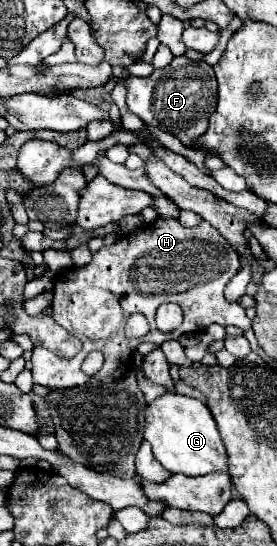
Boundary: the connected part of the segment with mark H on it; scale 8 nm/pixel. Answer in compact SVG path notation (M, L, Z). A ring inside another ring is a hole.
M157 218L153 224L141 228L141 232L131 234L127 238L121 238L119 242L111 244L109 248L101 248L97 254L93 254L93 260L89 266L83 268L71 268L69 272L65 272L63 276L57 278L55 288L53 288L53 320L57 324L61 324L65 330L69 330L73 336L77 336L83 342L81 352L71 358L71 360L59 360L59 356L55 356L53 352L35 346L33 348L33 382L53 388L53 390L63 390L63 388L75 388L75 386L84 385L89 376L81 372L81 362L85 360L85 356L91 350L101 350L105 354L105 364L103 368L95 374L98 381L109 383L117 378L117 370L119 370L119 378L125 374L125 356L129 356L137 344L141 340L131 340L125 336L125 322L133 312L141 312L145 314L145 318L151 324L151 332L143 336L143 342L151 342L161 346L167 340L179 340L183 334L187 332L197 332L205 330L207 326L221 324L221 326L237 326L241 330L251 328L251 320L245 316L245 310L237 304L237 302L229 302L223 296L223 288L225 284L241 270L241 258L239 254L231 248L231 244L225 242L225 238L207 222L201 222L195 228L185 228L181 226L177 220L171 218ZM165 302L175 302L179 306L183 306L183 316L185 316L185 308L187 308L187 316L183 320L183 324L169 332L163 334L157 330L155 326L155 310L165 304Z

